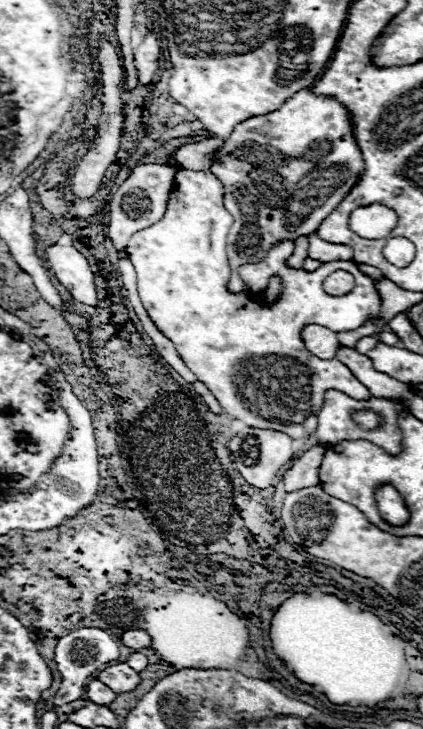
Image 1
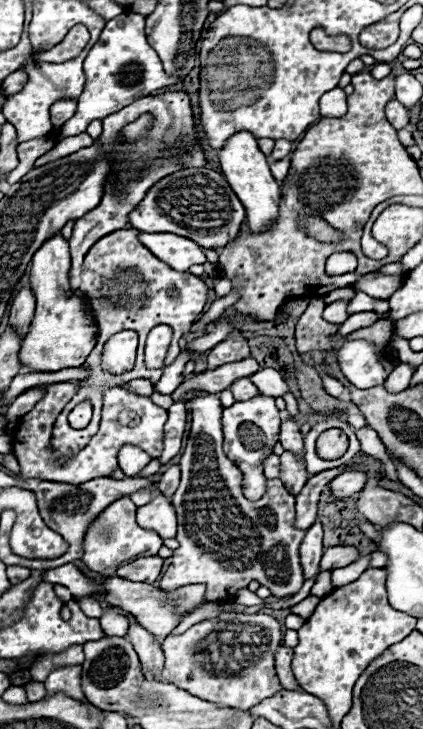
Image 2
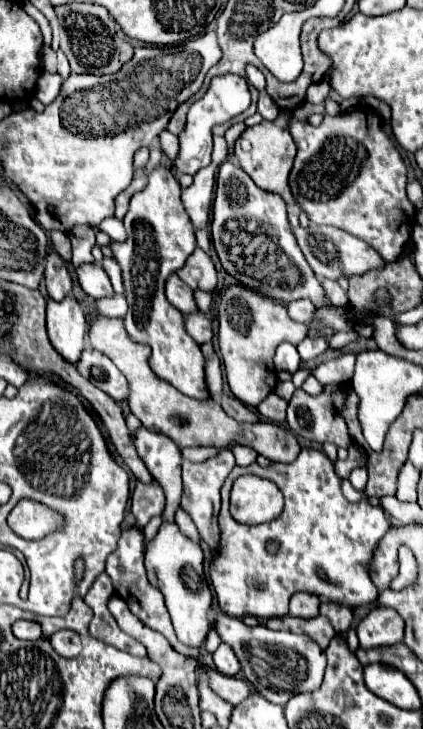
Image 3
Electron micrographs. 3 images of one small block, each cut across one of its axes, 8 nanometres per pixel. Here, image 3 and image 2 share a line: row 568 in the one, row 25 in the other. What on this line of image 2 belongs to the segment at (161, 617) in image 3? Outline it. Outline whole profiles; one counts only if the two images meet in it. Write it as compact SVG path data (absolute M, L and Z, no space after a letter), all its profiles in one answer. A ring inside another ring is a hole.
M124 12L112 18L110 22L106 22L96 46L88 54L88 60L84 60L84 72L88 76L88 84L84 86L84 92L78 96L76 114L62 126L60 132L62 138L82 134L86 132L92 120L102 120L112 112L118 112L120 108L132 104L134 100L150 96L154 90L174 86L184 80L184 76L166 74L162 70L160 58L146 42L144 20L146 18L140 14Z

